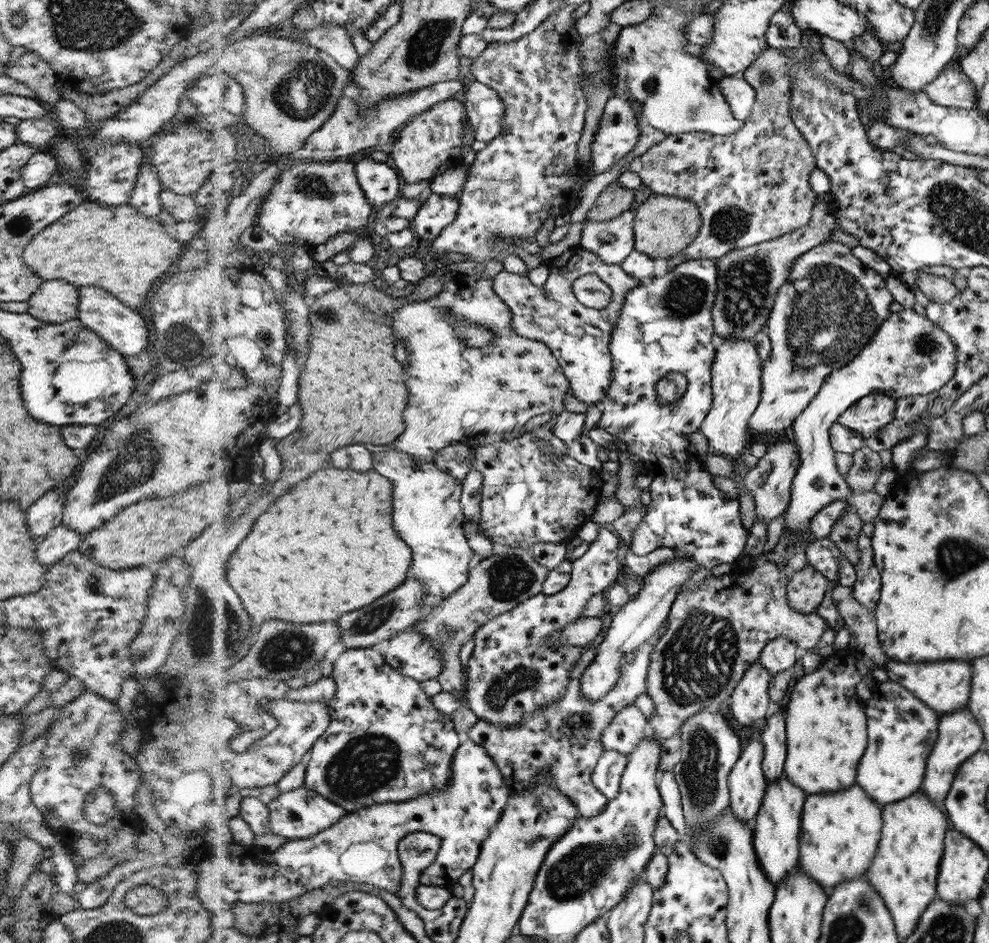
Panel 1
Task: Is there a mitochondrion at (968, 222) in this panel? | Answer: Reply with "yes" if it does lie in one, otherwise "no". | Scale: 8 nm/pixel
yes

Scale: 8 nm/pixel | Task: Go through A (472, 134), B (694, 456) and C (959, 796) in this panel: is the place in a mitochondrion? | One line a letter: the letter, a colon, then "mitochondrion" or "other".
A: other
B: other
C: other

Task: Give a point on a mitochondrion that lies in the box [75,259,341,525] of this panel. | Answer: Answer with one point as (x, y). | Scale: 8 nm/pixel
(133, 465)

